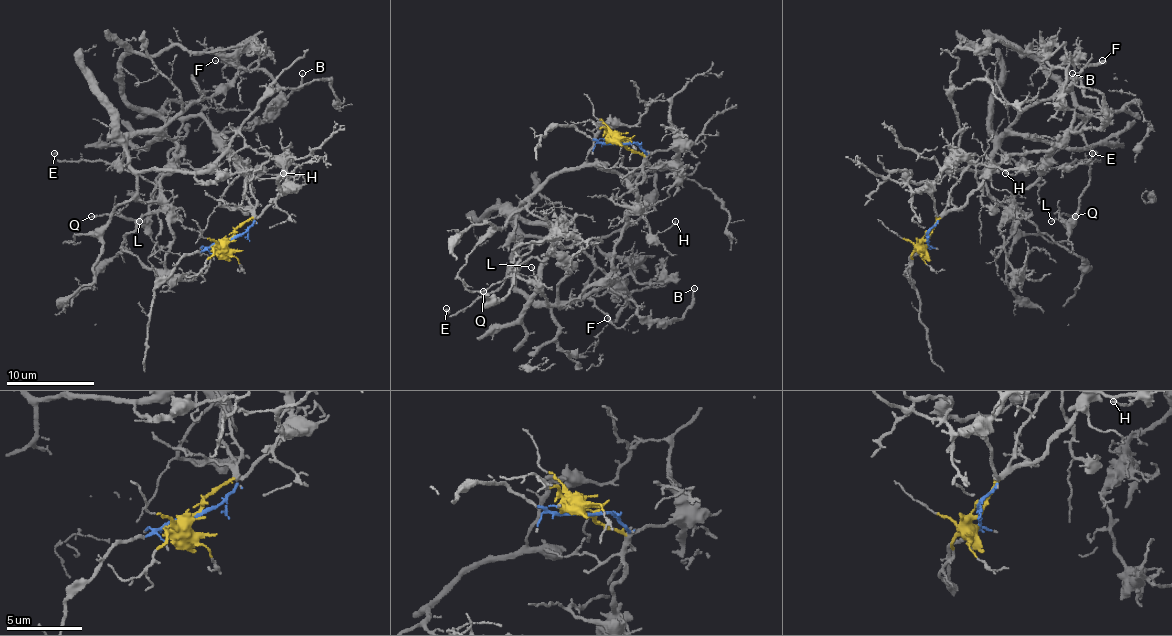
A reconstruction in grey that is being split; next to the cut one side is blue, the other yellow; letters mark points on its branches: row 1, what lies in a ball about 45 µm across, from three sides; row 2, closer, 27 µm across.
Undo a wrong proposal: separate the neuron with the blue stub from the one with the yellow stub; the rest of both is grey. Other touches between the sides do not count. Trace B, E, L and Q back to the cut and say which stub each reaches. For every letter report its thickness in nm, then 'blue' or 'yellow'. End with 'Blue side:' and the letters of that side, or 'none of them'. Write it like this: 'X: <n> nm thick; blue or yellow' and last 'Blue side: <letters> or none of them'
B: 140 nm thick; yellow
E: 240 nm thick; yellow
L: 140 nm thick; yellow
Q: 160 nm thick; yellow
Blue side: none of them

